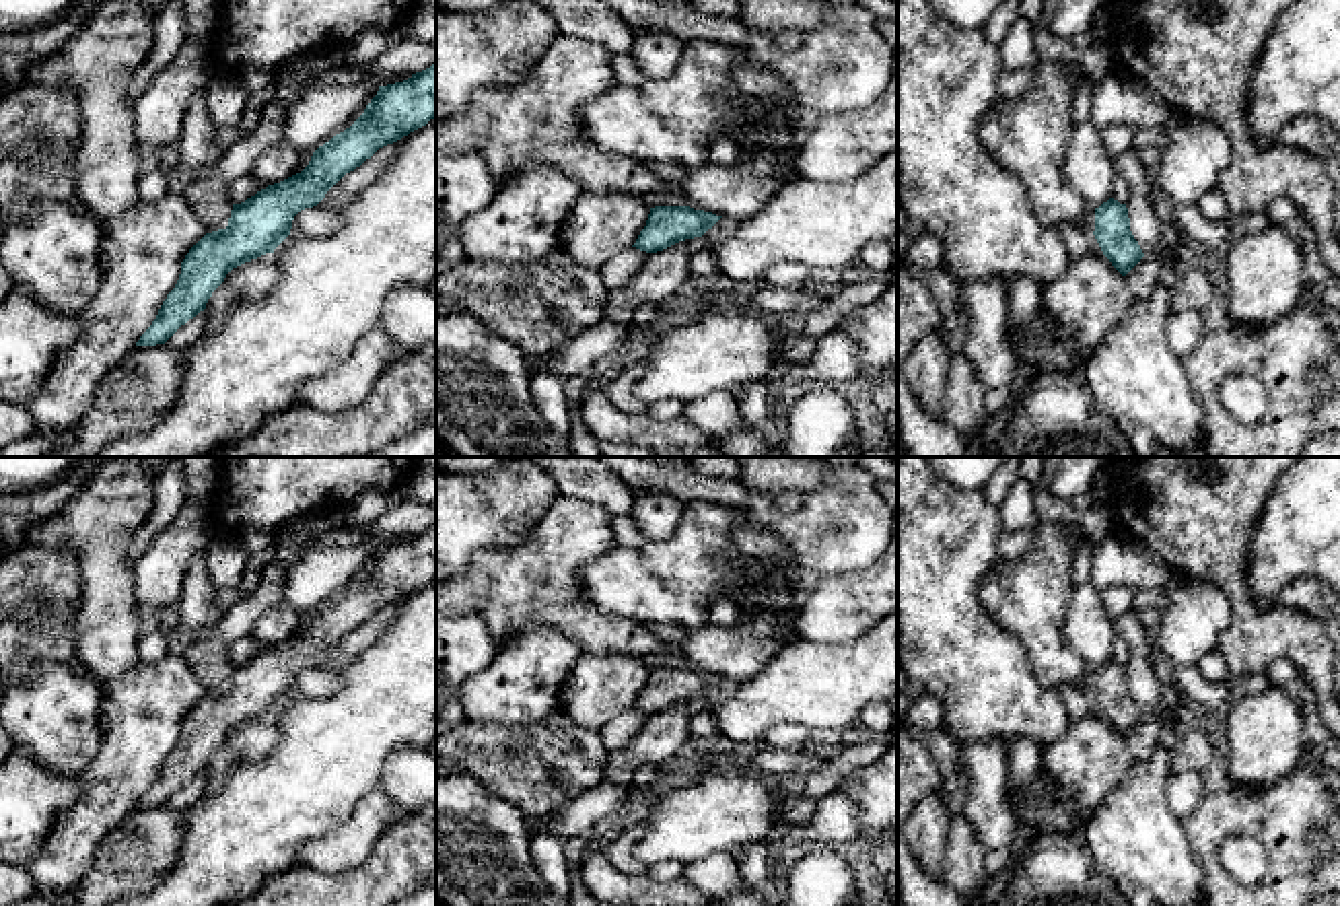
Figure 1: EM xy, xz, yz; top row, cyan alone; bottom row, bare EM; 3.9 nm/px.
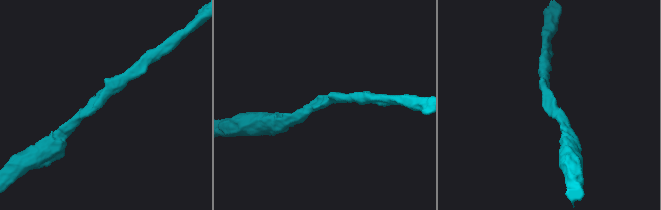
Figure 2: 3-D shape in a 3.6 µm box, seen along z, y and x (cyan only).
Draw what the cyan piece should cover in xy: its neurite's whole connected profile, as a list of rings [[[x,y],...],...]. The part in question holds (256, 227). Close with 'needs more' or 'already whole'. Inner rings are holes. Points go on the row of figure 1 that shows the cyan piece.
[[[436,64],[403,82],[379,86],[364,113],[319,146],[309,165],[241,204],[233,204],[228,226],[206,233],[181,262],[175,288],[136,346],[165,344],[181,325],[206,309],[226,274],[274,249],[290,235],[294,216],[317,206],[325,194],[379,148],[393,144],[436,117]]]; already whole

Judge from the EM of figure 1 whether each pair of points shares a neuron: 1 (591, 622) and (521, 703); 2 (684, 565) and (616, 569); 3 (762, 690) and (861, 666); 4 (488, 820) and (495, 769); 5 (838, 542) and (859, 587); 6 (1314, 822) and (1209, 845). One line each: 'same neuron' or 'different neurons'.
1: different neurons
2: same neuron
3: same neuron
4: different neurons
5: different neurons
6: same neuron

